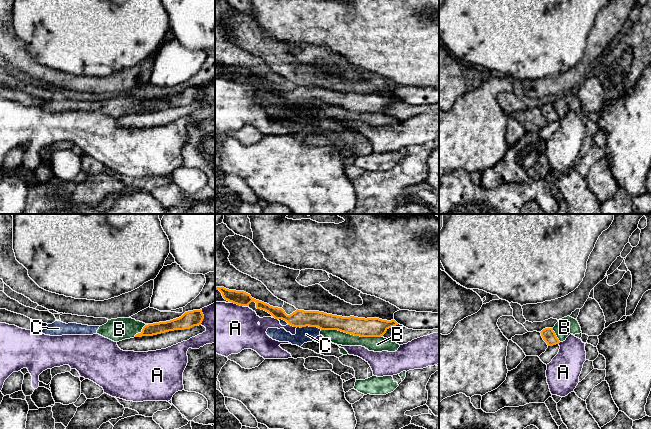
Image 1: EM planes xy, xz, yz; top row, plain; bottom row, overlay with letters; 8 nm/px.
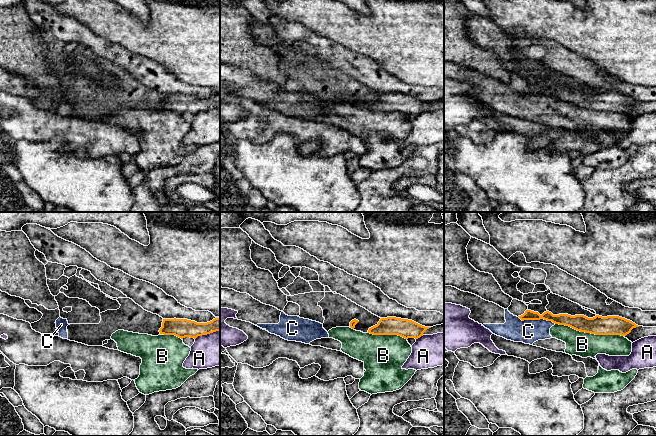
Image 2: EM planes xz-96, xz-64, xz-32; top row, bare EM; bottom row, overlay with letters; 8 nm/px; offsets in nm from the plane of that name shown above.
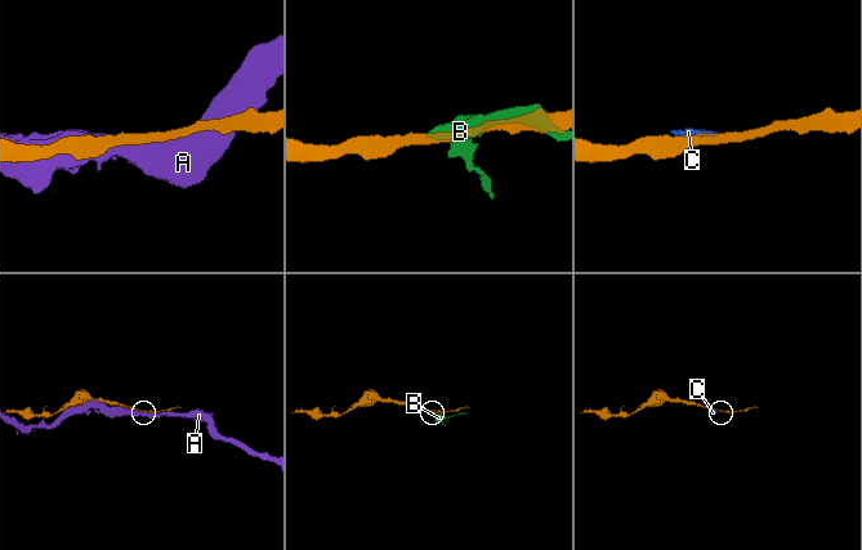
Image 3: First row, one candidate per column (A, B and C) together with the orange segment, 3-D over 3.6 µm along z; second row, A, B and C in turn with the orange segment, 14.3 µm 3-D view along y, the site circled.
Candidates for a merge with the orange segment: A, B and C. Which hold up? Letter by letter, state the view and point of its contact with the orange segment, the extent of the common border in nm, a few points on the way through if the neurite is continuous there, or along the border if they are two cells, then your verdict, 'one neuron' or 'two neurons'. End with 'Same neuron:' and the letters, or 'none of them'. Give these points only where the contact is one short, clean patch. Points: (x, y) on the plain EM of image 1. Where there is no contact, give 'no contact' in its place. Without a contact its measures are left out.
A: contact xz (237, 80); length 90 nm; two neurons
B: contact xz (351, 110); length 480 nm; two neurons
C: contact xz (309, 102); length 200 nm; border xz (297, 102), (312, 102), (321, 105); two neurons
Same neuron: none of them

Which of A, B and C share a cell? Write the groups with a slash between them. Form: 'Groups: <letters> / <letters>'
Groups: A / B C

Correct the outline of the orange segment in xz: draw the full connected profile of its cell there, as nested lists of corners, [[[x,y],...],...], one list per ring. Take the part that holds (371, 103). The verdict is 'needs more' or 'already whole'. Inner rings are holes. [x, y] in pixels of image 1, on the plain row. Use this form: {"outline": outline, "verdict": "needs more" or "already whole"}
{"outline": [[[215,63],[215,65],[219,66],[222,69],[222,72],[225,76],[240,82],[249,82],[251,78],[255,78],[257,85],[264,86],[268,88],[269,90],[271,90],[275,95],[282,95],[286,97],[288,101],[291,101],[293,103],[302,104],[302,103],[309,102],[309,103],[317,103],[321,106],[338,106],[347,110],[360,112],[360,113],[381,113],[386,109],[386,107],[389,104],[398,101],[398,99],[395,96],[387,97],[387,96],[382,96],[379,94],[365,95],[365,94],[358,94],[354,92],[342,93],[342,92],[327,90],[327,89],[319,88],[319,87],[304,87],[304,86],[298,86],[298,85],[292,90],[287,91],[282,84],[273,83],[267,79],[256,76],[252,74],[250,70],[244,67],[229,66],[224,63]]], "verdict": "already whole"}

